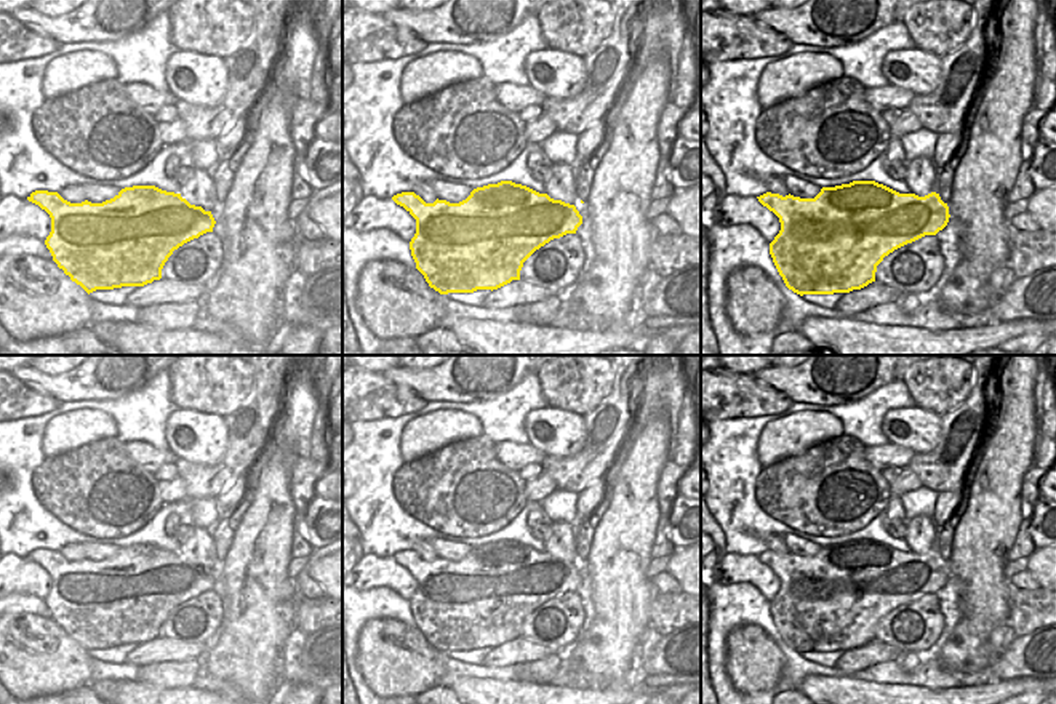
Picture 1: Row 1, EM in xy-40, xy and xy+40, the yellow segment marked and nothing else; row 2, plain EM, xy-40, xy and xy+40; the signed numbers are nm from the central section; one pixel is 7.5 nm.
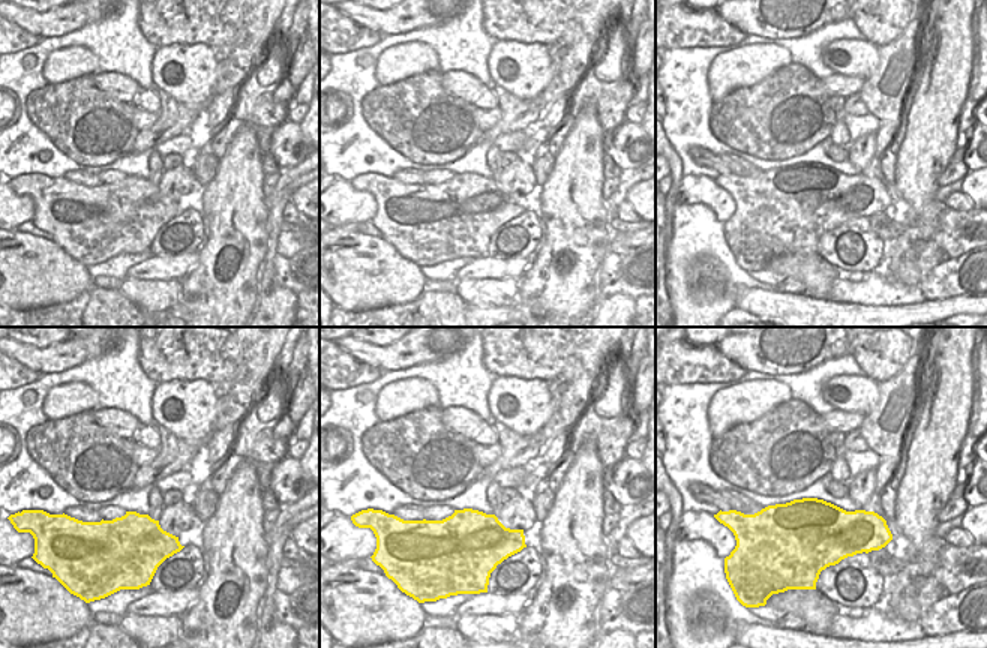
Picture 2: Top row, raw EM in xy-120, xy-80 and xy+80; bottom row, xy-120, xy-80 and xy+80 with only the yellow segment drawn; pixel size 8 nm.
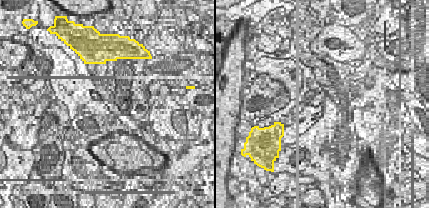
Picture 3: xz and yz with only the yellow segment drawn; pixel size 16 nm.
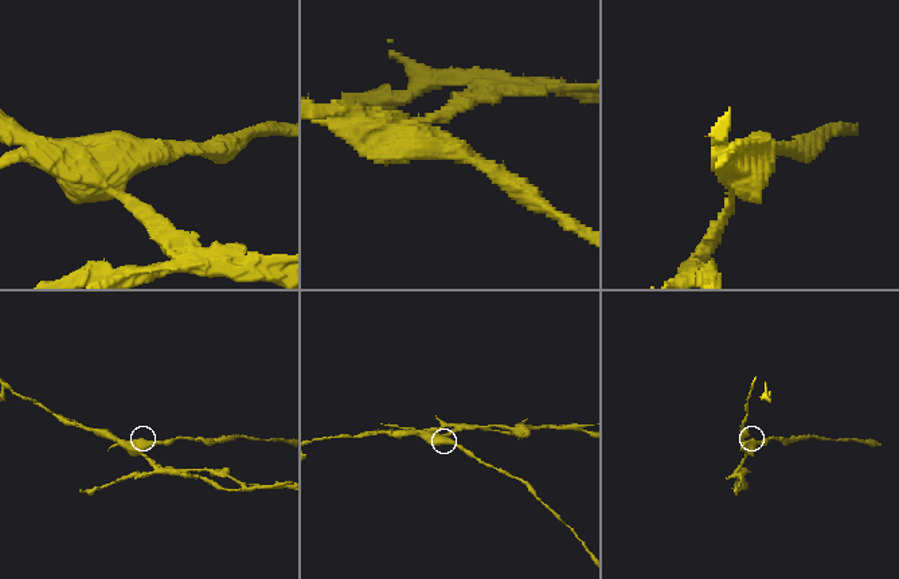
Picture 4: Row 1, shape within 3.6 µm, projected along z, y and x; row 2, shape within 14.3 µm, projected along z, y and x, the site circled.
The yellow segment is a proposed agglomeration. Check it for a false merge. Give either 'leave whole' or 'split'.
split

